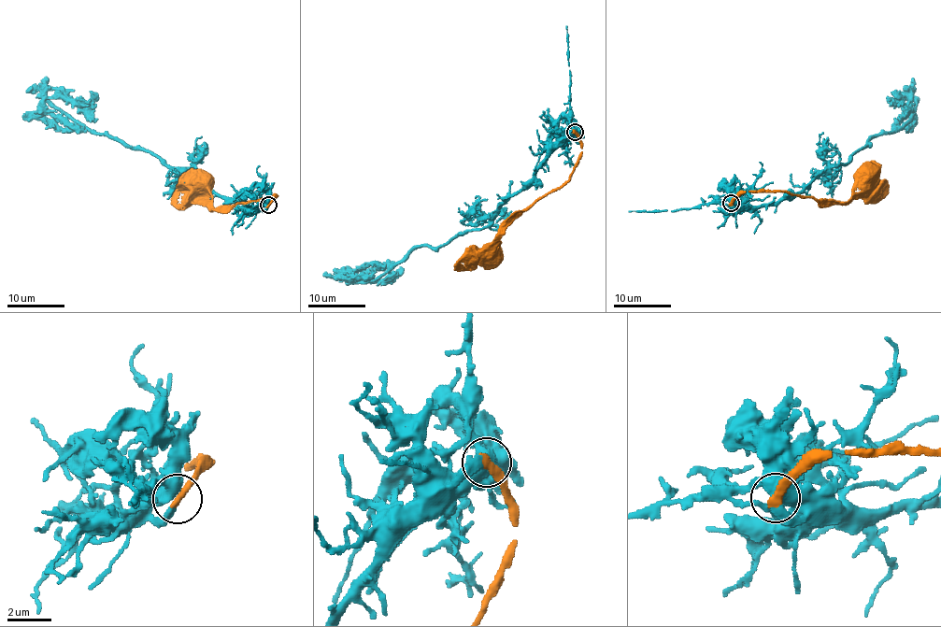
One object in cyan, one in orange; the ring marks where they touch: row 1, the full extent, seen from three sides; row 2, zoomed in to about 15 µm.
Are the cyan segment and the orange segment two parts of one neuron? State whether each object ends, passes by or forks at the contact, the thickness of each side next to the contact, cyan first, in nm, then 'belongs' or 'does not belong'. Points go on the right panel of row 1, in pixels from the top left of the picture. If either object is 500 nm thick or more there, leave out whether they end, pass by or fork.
900/400 nm | belongs

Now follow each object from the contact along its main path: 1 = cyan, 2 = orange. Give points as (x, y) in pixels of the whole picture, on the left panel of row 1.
1: (267, 205), (238, 208), (188, 169), (78, 130), (44, 100), (62, 94), (87, 106), (94, 92)
2: (268, 205), (278, 195), (215, 208), (209, 189), (197, 178)

